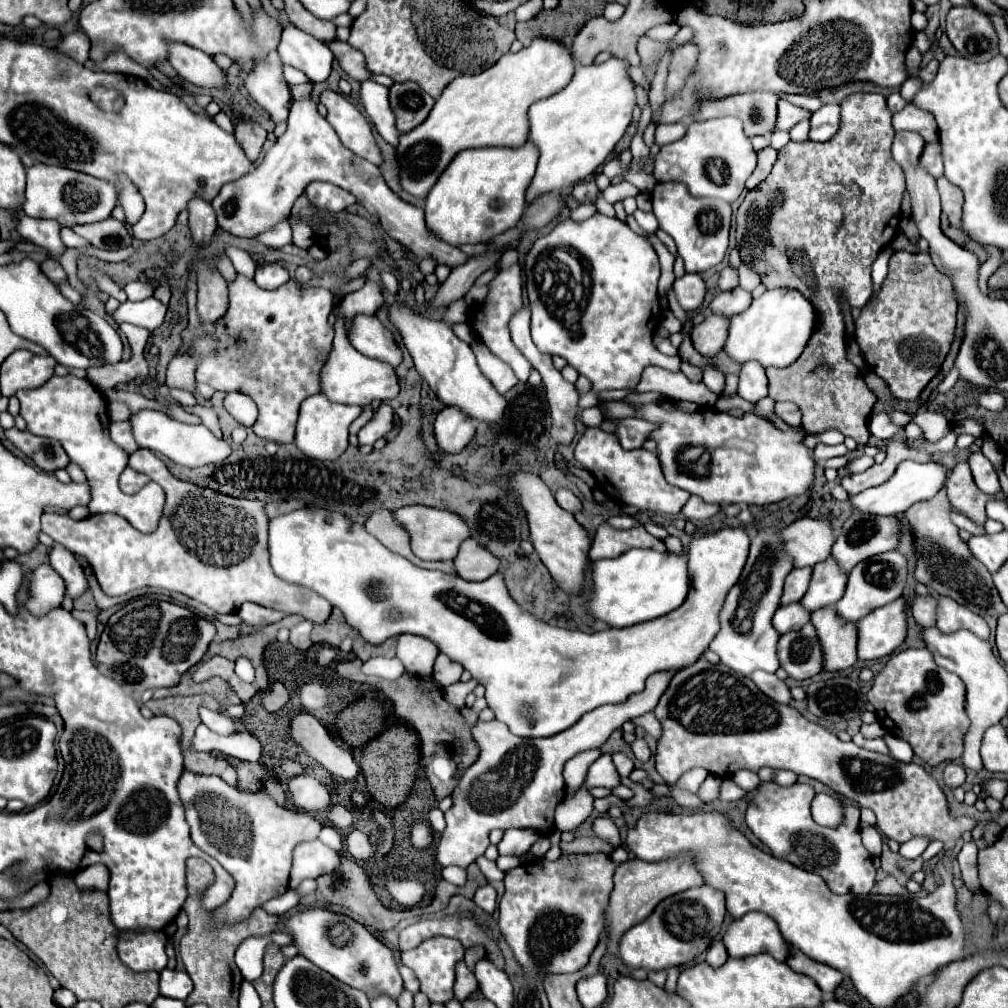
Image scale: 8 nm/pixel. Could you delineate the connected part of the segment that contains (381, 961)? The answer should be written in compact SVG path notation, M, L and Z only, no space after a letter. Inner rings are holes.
M307 908L291 916L287 920L287 928L293 934L301 956L311 960L315 966L329 972L337 980L365 992L369 1000L383 994L397 1000L399 994L403 992L403 982L401 982L393 952L351 918L339 916L321 908ZM337 924L349 924L349 928L353 928L353 940L349 940L349 944L337 944L337 940L329 940L329 928L337 928ZM361 964L363 964L363 976L361 976Z

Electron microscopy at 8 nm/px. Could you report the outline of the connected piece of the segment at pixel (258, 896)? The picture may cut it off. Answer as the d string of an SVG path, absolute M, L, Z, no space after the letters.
M183 772L179 780L179 796L185 806L193 842L213 856L235 880L229 900L211 912L207 924L209 930L219 924L247 920L255 908L285 894L293 848L301 842L315 840L321 832L321 824L313 816L281 808L263 792L241 792L225 784L219 776Z

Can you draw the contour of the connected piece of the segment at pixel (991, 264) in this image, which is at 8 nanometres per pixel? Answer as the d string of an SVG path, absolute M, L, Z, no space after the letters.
M984 246L988 253L988 259L983 263L979 270L978 285L983 294L987 294L987 281L989 277L999 268L999 258L1001 258L1001 250L994 246Z

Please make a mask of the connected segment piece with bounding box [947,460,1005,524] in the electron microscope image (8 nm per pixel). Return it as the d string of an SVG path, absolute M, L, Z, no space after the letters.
M965 460L957 462L957 466L953 468L949 480L947 480L947 496L949 502L965 516L969 516L973 522L977 524L985 524L987 516L985 516L985 506L989 500L1001 500L1005 498L1005 492L1001 490L999 494L985 494L977 488L969 464Z

